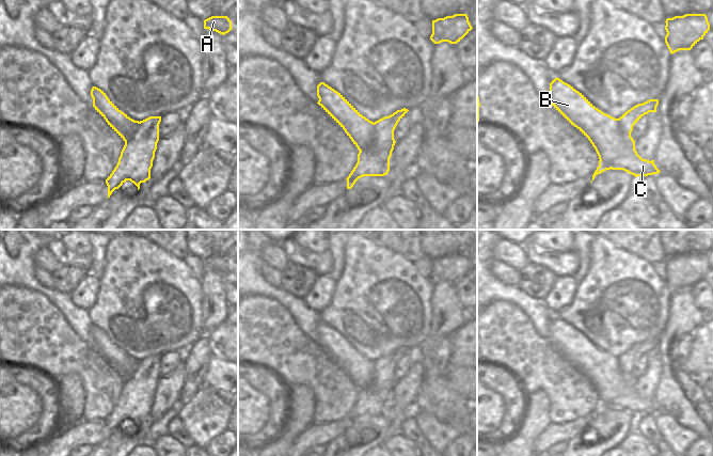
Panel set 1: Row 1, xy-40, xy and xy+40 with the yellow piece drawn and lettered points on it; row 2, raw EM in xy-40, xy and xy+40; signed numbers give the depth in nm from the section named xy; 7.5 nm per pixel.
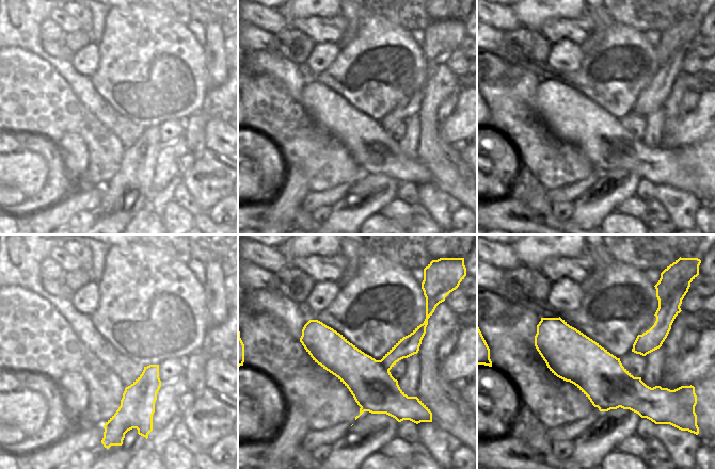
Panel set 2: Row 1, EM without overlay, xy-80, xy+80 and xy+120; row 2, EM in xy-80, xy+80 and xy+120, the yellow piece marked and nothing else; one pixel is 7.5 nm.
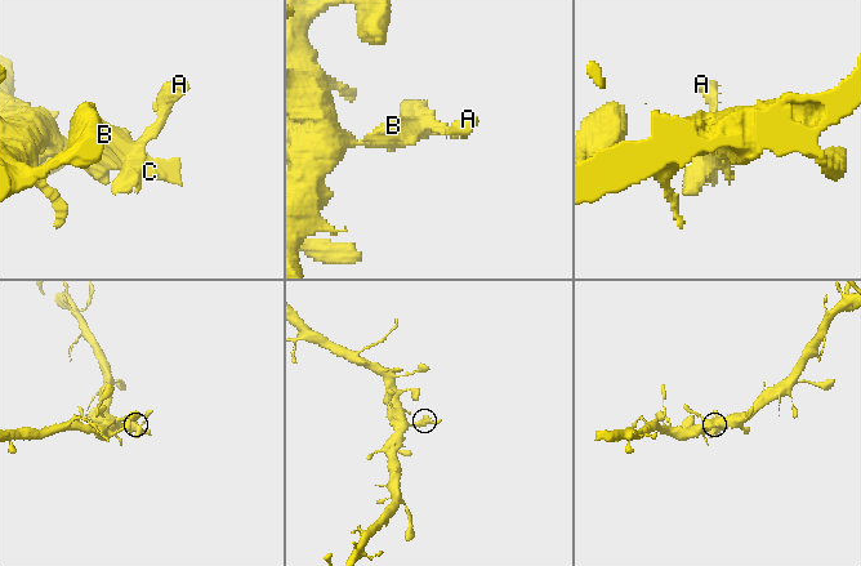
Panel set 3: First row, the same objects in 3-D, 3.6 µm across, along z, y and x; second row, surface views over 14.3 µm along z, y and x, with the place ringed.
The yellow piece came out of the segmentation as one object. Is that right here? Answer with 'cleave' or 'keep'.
cleave

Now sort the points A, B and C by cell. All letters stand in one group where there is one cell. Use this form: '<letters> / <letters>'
A / B C

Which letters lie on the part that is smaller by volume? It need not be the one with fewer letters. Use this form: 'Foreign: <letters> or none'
Foreign: A

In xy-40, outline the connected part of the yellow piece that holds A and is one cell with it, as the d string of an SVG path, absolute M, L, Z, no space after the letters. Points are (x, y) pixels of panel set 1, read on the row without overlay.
M211 255L204 260L204 268L209 268L224 274L233 267L232 261L227 255Z

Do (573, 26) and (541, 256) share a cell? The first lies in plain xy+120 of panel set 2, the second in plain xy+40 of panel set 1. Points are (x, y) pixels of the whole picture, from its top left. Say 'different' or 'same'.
same

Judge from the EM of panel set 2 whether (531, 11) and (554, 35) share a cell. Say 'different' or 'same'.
different

